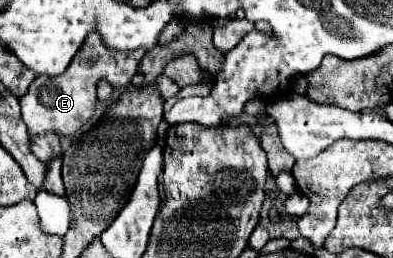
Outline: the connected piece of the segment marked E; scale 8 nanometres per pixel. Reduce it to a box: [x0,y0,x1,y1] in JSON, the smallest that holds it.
[20,30,144,136]

